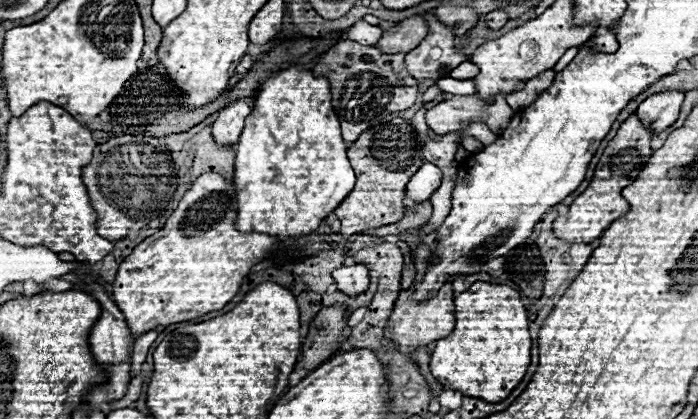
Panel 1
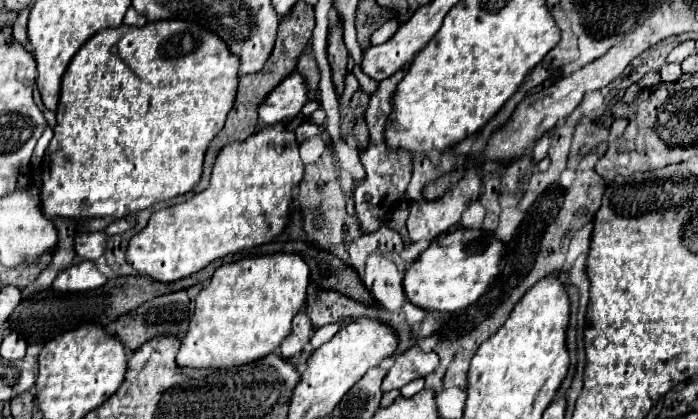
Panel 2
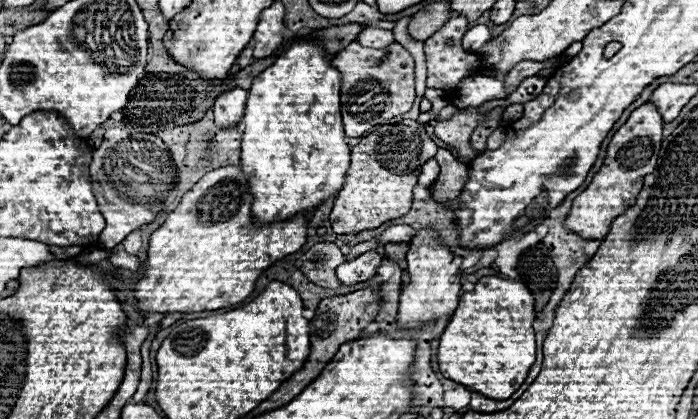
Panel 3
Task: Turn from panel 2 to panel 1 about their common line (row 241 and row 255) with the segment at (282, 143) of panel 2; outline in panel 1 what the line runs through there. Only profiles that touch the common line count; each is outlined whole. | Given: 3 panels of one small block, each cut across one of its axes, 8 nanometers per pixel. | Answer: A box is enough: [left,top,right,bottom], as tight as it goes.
[114,172,280,338]

